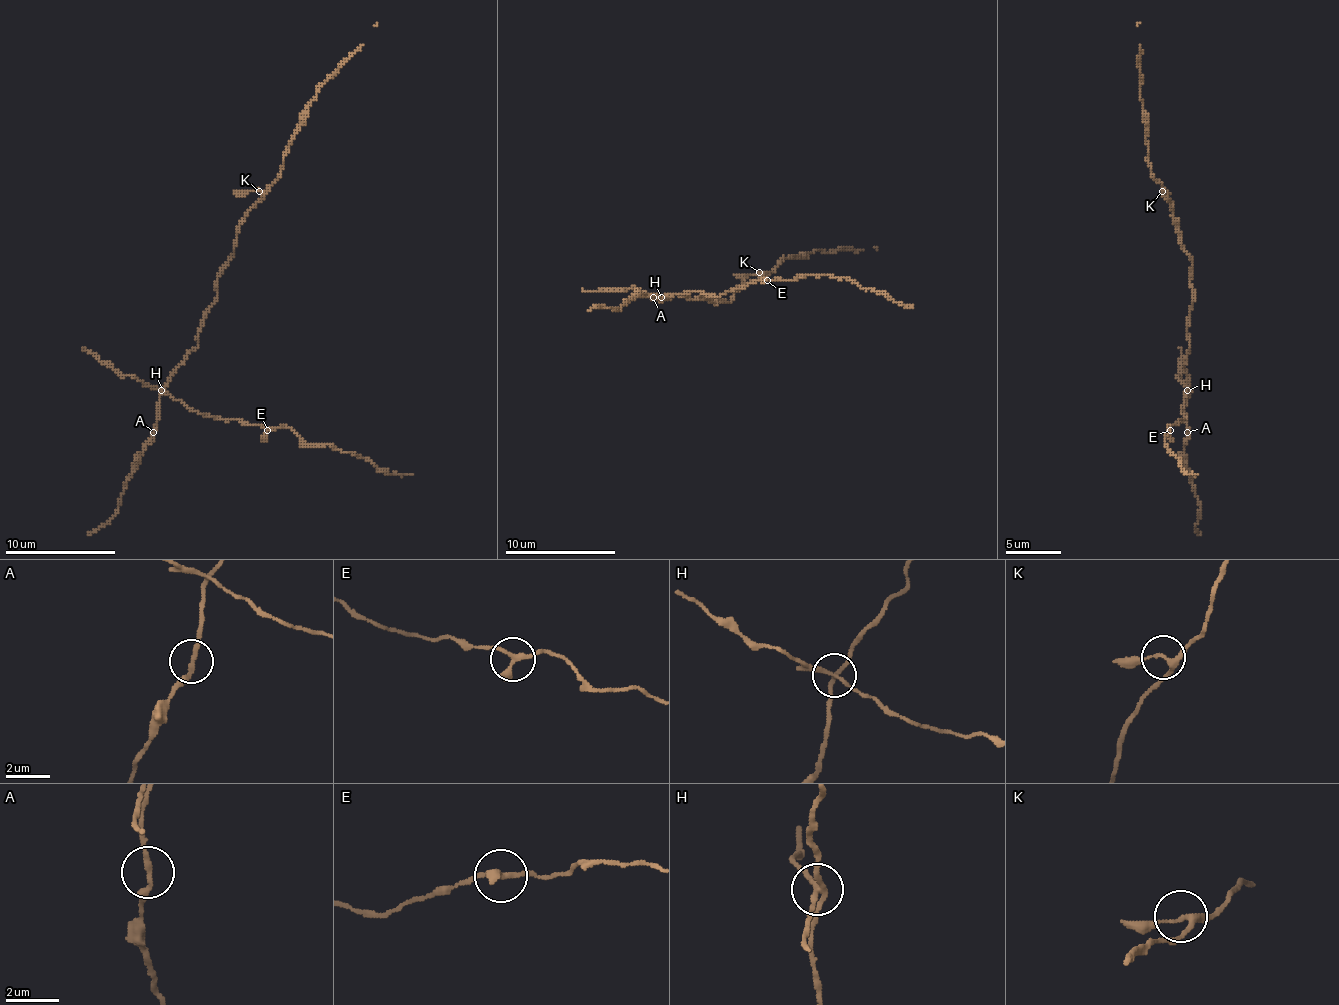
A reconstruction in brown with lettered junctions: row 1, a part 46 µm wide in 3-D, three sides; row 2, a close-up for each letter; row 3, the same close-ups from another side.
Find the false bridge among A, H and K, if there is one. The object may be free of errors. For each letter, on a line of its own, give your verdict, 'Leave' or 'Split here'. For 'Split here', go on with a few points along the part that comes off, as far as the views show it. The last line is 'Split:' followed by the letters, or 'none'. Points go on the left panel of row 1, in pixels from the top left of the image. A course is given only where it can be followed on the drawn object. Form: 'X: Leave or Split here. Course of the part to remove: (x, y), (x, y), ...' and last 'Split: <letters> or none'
A: Leave
H: Split here. Course of the part to remove: (162, 389), (212, 416), (292, 427), (308, 444), (333, 444), (369, 458), (391, 474), (413, 474)
K: Leave
Split: H

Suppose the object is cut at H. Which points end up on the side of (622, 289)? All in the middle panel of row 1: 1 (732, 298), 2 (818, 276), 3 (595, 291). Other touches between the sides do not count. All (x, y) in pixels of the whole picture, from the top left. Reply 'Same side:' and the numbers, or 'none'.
Same side: 2, 3

